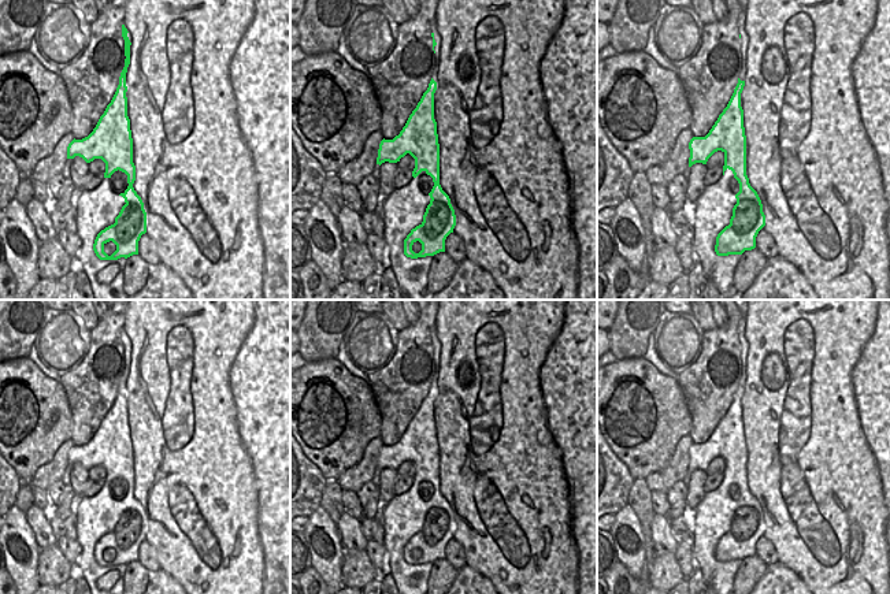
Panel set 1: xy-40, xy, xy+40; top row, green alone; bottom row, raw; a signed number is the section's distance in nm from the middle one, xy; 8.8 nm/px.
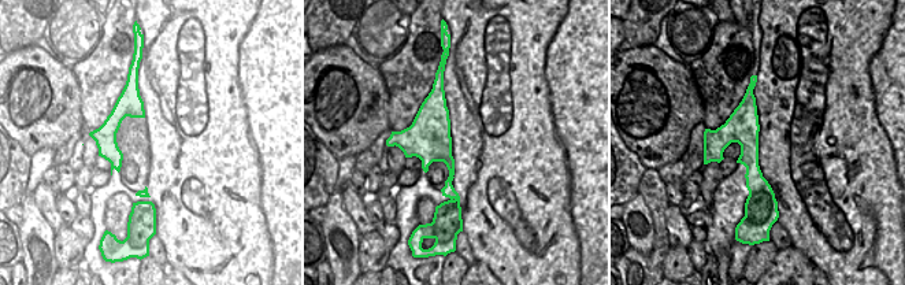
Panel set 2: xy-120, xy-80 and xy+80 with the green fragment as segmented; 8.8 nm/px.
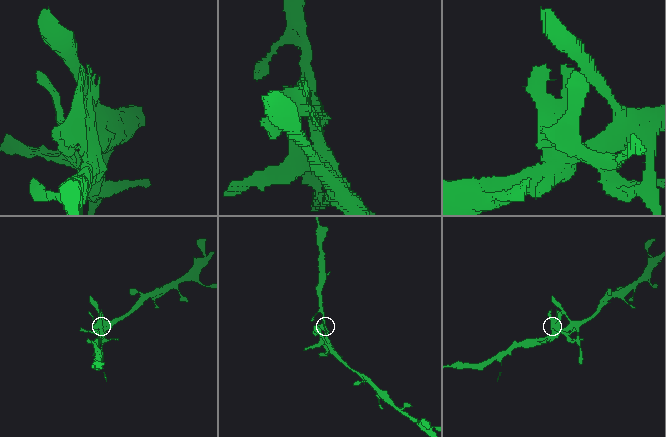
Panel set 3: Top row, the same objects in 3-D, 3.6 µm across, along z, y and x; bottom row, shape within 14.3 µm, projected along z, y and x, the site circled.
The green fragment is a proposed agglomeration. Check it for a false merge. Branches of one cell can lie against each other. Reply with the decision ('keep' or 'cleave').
cleave

